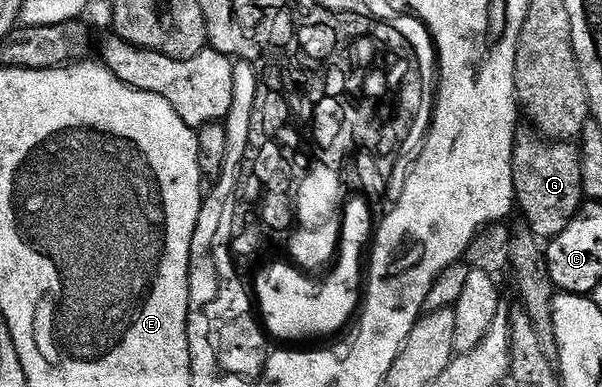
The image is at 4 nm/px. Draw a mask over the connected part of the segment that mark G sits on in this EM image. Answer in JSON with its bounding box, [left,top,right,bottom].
[514,137,584,240]

